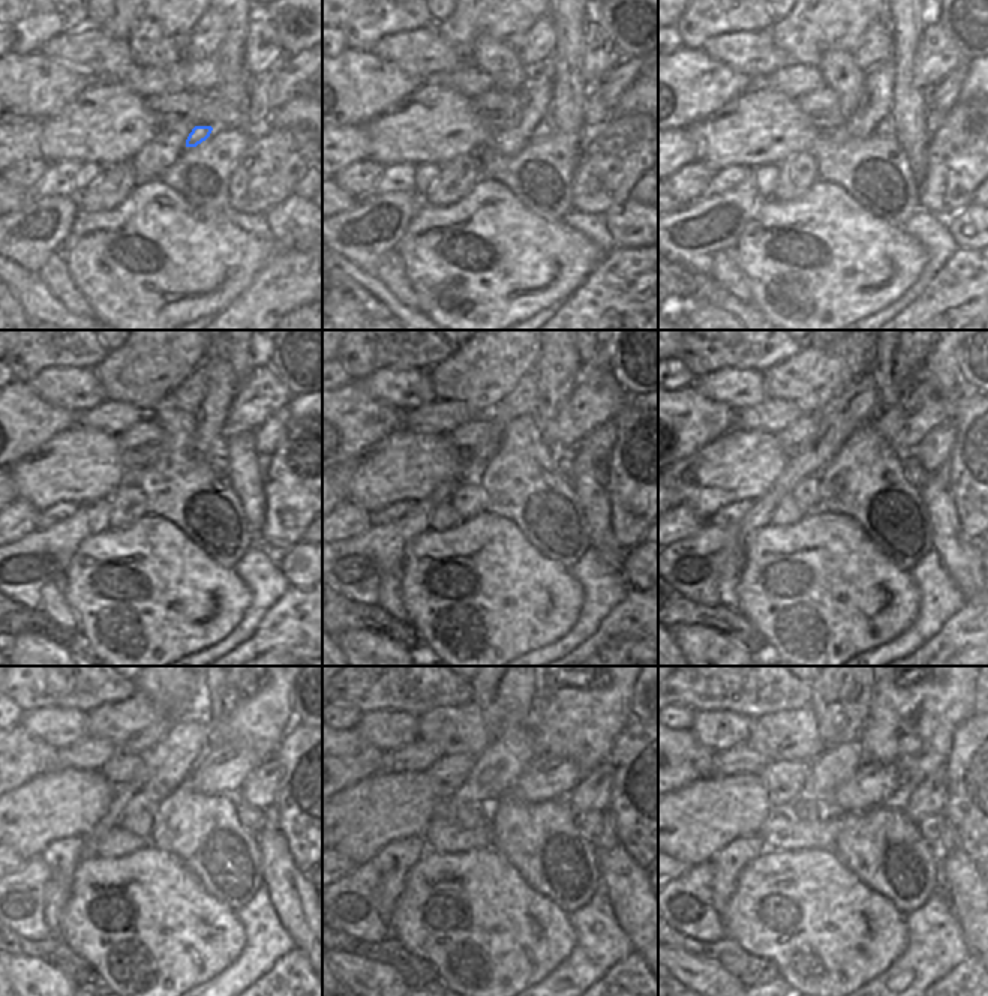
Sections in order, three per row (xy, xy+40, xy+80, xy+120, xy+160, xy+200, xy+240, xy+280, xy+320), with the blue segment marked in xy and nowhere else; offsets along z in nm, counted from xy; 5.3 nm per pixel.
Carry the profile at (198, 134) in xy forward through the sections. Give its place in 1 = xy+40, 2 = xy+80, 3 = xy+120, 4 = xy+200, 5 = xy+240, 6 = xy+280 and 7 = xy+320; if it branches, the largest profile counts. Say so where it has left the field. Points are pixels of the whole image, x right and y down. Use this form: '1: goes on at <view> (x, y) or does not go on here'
1: goes on at xy+40 (546, 125)
2: goes on at xy+80 (886, 126)
3: goes on at xy+120 (219, 462)
4: goes on at xy+200 (915, 473)
5: goes on at xy+240 (251, 818)
6: goes on at xy+280 (588, 824)
7: goes on at xy+320 (930, 827)

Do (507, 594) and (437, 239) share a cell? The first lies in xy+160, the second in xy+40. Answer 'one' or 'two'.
one

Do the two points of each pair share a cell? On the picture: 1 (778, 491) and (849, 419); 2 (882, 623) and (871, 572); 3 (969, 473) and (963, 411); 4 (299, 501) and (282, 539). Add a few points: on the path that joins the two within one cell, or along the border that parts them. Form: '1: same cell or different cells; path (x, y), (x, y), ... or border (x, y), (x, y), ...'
1: same cell; path (795, 473), (831, 437)
2: same cell; path (873, 611), (871, 584)
3: same cell; path (969, 458), (969, 426)
4: same cell; path (290, 510), (282, 530)

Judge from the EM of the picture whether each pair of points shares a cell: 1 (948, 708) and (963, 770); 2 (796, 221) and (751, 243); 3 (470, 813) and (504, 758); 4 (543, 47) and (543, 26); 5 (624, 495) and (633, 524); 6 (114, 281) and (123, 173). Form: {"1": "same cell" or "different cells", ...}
{"1": "different cells", "2": "same cell", "3": "different cells", "4": "same cell", "5": "same cell", "6": "different cells"}

